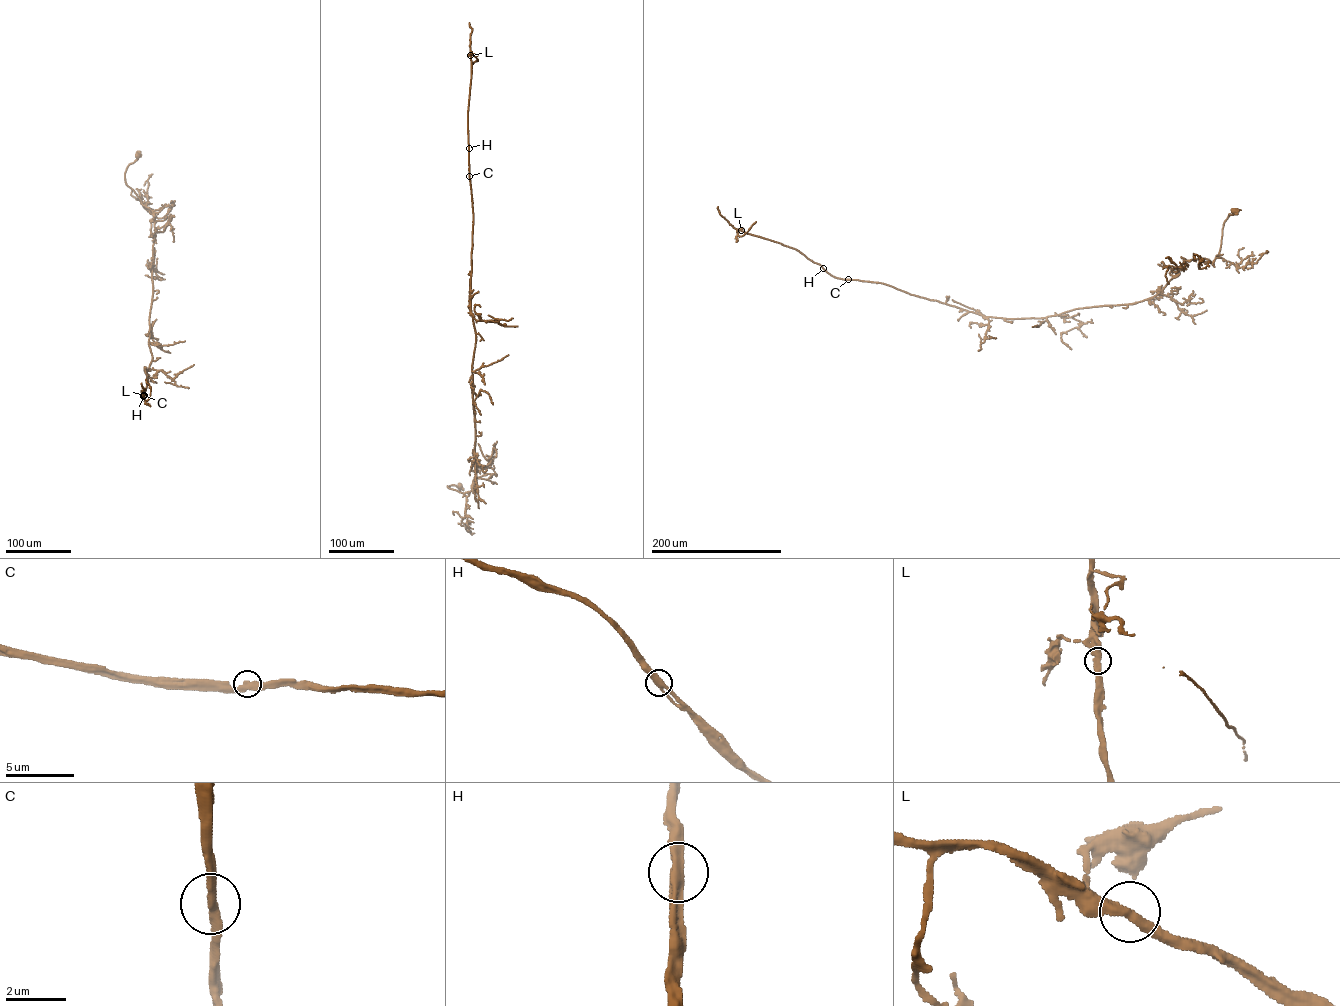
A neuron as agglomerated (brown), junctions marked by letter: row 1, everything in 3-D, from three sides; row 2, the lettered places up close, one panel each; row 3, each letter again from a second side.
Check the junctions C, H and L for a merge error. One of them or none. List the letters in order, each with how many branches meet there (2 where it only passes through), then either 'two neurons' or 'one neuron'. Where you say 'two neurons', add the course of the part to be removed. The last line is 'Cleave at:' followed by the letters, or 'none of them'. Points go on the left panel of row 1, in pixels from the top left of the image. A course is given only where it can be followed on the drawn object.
C: 2 branches meet; one neuron
H: 2 branches meet; one neuron
L: 2 branches meet; one neuron
Cleave at: none of them

